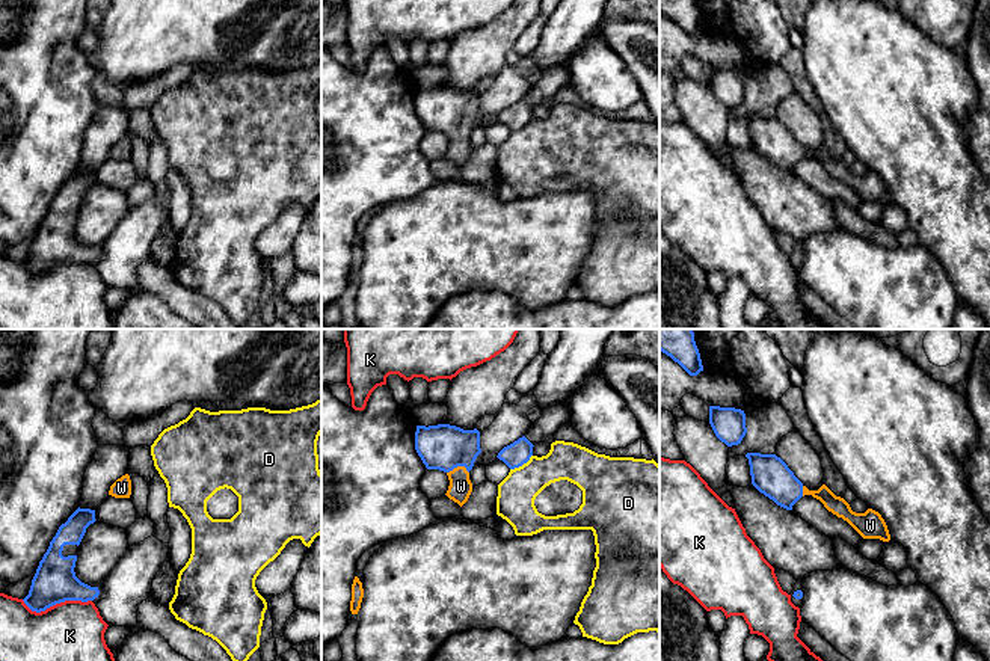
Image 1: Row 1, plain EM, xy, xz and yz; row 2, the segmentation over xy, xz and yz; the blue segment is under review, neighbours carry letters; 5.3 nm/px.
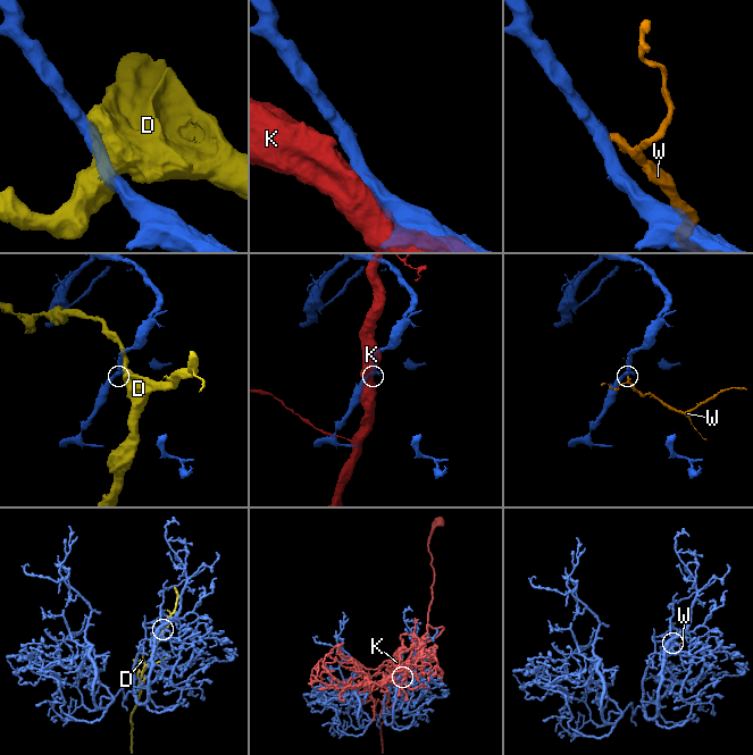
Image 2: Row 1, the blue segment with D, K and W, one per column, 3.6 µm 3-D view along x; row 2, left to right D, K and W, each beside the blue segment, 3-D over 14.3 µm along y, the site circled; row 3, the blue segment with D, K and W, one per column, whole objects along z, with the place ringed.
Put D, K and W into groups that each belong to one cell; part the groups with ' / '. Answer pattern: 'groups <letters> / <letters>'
groups D / K / W

